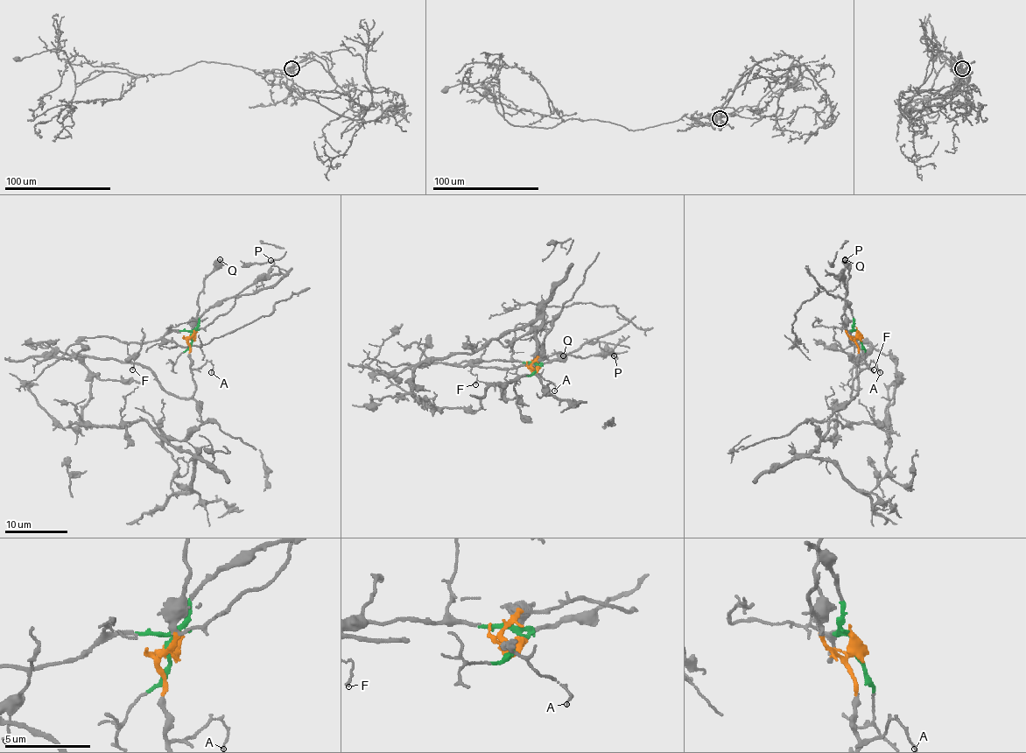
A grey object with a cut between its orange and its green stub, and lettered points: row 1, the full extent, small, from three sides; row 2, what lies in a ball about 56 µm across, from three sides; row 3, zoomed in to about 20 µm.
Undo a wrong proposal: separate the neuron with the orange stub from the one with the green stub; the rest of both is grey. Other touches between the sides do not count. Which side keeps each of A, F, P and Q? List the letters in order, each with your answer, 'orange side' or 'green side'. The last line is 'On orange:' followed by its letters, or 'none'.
A: orange side
F: green side
P: orange side
Q: orange side
On orange: A, P, Q

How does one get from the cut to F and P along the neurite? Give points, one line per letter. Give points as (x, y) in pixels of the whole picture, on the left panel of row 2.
F: (191, 335), (192, 330), (167, 330), (153, 341), (130, 343), (127, 346), (134, 362), (133, 369)
P: (192, 335), (229, 310), (239, 293), (256, 284), (267, 272), (273, 263), (270, 260)

